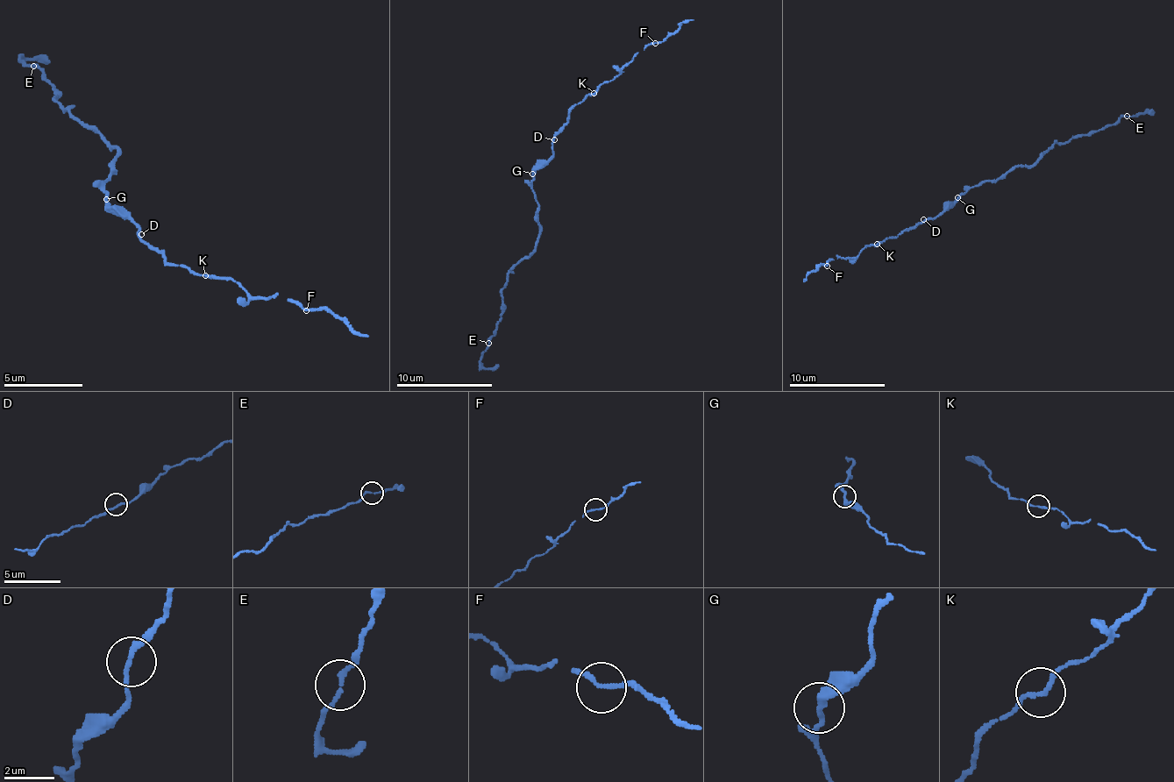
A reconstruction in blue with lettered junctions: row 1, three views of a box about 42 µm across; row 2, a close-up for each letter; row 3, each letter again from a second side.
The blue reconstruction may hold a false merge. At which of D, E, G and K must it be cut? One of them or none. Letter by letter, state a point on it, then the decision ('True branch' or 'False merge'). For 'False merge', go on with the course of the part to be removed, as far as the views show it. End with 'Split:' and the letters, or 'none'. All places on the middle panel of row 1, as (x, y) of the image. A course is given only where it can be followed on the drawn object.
D: Place: (554, 139). True branch
E: Place: (488, 343). True branch
G: Place: (532, 174). True branch
K: Place: (594, 93). True branch
Split: none

